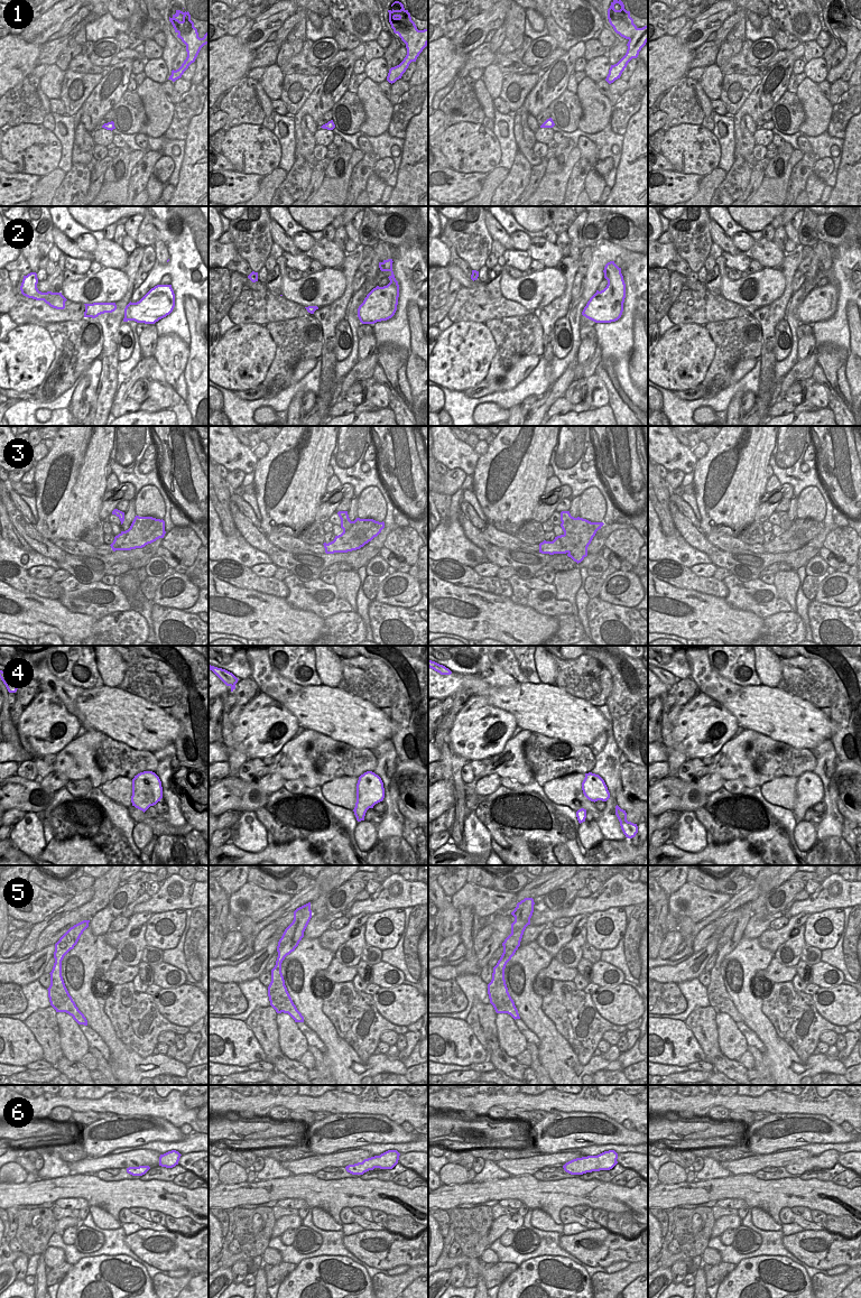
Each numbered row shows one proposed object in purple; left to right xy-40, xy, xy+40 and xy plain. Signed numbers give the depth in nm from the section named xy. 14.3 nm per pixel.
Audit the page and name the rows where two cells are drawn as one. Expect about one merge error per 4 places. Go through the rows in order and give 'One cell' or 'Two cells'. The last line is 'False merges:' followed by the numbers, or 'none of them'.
1: One cell
2: One cell
3: Two cells
4: One cell
5: One cell
6: One cell
False merges: 3.

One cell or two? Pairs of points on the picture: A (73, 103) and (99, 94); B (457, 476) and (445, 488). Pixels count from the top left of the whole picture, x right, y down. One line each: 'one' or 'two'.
A: two
B: one

